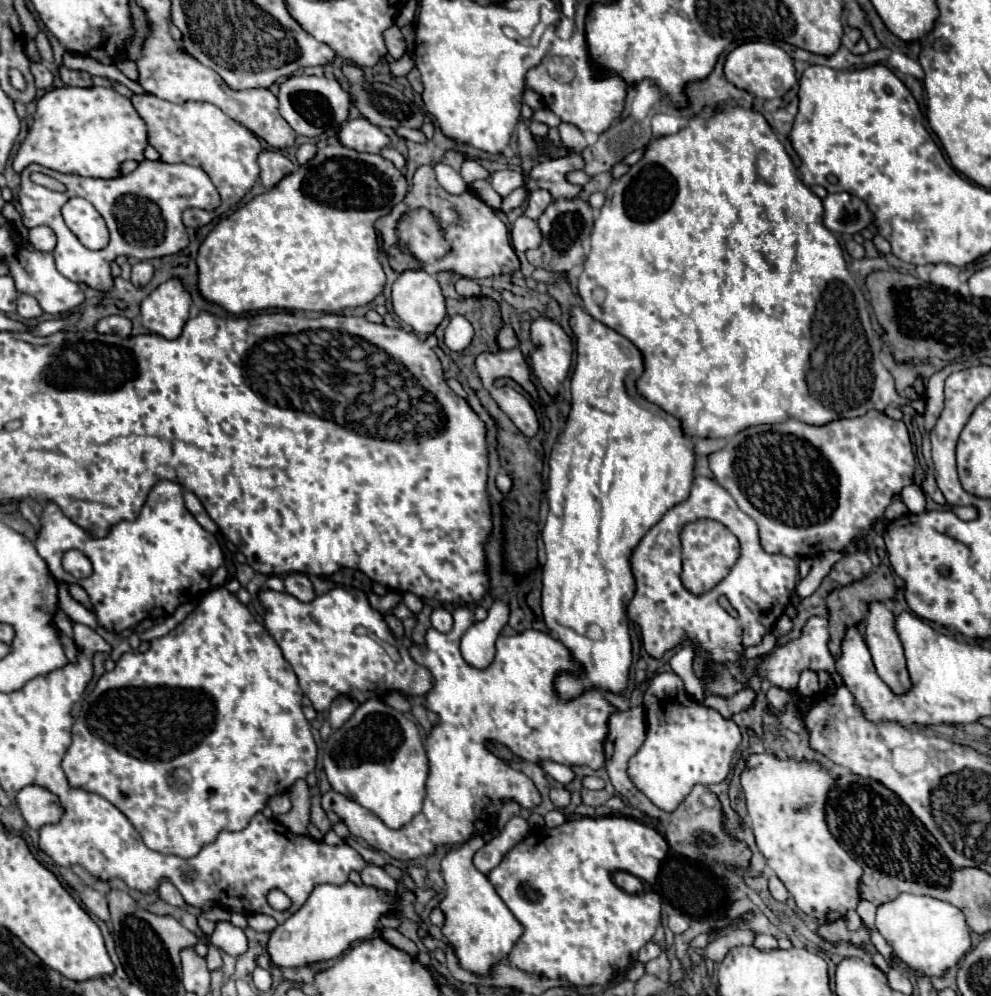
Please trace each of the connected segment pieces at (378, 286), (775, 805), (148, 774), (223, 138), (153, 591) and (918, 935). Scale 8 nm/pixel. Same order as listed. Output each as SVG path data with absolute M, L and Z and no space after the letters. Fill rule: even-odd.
M340 144L320 150L312 162L282 178L270 192L264 192L228 218L220 220L198 248L198 292L206 302L224 308L228 314L252 310L310 310L340 312L372 302L384 290L384 270L378 262L374 220L388 214L408 192L408 182L398 168L380 154L362 154Z
M750 754L744 758L746 766L740 774L740 786L744 792L746 812L756 838L756 846L766 858L768 868L780 878L786 890L792 894L796 906L822 922L834 922L844 918L844 914L858 906L860 902L860 876L862 868L850 858L850 854L834 840L832 832L826 828L826 792L834 788L836 776L830 774L816 760L780 760L772 754Z
M210 590L210 592L200 600L200 604L186 616L186 620L182 620L172 632L168 632L166 636L160 636L160 638L150 640L150 650L148 650L148 652L144 652L144 654L140 654L140 652L122 654L122 658L116 662L116 668L114 668L112 672L106 672L106 674L98 680L96 688L86 696L84 714L80 714L80 716L76 718L76 722L74 722L74 728L72 728L72 744L70 744L70 748L68 748L68 752L66 752L64 760L62 760L62 768L64 768L66 776L68 776L70 786L78 786L78 788L84 788L84 790L88 790L88 792L94 792L94 794L104 796L104 798L110 800L116 808L120 808L122 814L126 814L126 818L132 822L132 826L138 830L138 834L142 836L144 844L146 844L150 850L156 850L156 852L162 852L162 854L174 854L174 856L180 856L180 858L192 858L192 856L196 856L196 854L202 850L202 846L214 842L216 836L218 836L218 832L222 832L222 830L242 830L242 828L246 828L246 824L250 822L250 818L252 818L256 812L260 812L260 810L266 806L266 802L268 802L274 794L284 794L296 780L306 778L306 774L312 772L314 766L316 766L316 742L314 742L312 732L310 732L310 724L308 724L308 720L306 720L304 714L302 714L302 690L300 690L300 686L298 686L298 678L296 678L294 670L290 668L290 664L284 660L284 656L282 656L282 652L280 652L276 640L268 634L268 630L266 630L262 624L258 624L258 622L252 618L252 614L248 612L248 608L246 608L234 594L230 594L228 590Z
M154 94L132 96L130 100L146 122L148 142L160 152L162 162L184 162L190 166L200 166L220 192L222 204L216 210L208 212L200 208L188 208L182 216L186 226L198 228L212 222L250 192L260 174L256 158L262 152L260 140L250 130L240 126L236 120L226 116L218 106L210 102L188 100L184 104L174 104L168 100L160 100Z
M160 480L150 490L146 508L142 508L142 512L136 520L122 520L122 522L110 526L108 534L102 538L90 536L84 528L80 528L70 518L66 518L64 512L54 502L46 502L42 516L40 516L40 528L36 532L34 544L36 544L38 554L48 562L48 568L58 582L76 582L88 592L94 612L98 616L98 624L108 632L122 632L126 628L134 628L142 620L168 618L170 614L174 614L174 610L180 604L194 602L204 592L208 592L212 588L210 578L212 578L214 570L224 564L224 556L222 556L216 536L206 532L194 520L194 516L186 510L184 498L182 498L182 486L172 480ZM72 548L80 550L92 562L92 576L88 576L84 580L76 580L72 574L68 574L62 568L62 556L64 556L64 552L68 552Z
M900 894L898 898L878 906L876 928L902 962L912 968L920 968L930 978L942 978L972 948L970 928L962 910L928 896Z

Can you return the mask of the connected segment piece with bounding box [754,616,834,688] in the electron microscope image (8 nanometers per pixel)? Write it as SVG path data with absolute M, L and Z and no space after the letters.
M812 616L808 618L806 626L802 628L800 636L786 642L784 646L774 646L774 650L758 660L758 668L754 674L762 676L770 684L796 688L802 670L834 670L834 658L828 650L828 616Z

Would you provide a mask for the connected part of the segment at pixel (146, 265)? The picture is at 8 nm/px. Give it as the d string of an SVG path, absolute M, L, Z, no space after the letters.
M148 260L136 262L136 264L132 264L132 276L130 276L130 282L132 282L134 286L144 286L144 284L150 282L152 274L154 274L154 268L152 268L152 264L150 264Z

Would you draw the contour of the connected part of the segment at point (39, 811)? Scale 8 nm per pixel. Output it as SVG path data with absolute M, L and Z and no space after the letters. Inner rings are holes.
M26 786L16 794L16 806L30 828L42 828L44 824L54 824L62 818L62 806L58 798L42 790L40 786Z

